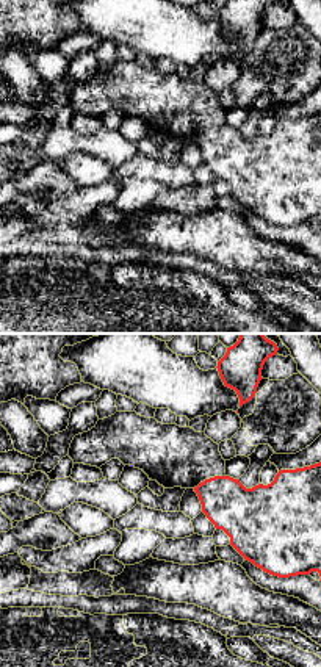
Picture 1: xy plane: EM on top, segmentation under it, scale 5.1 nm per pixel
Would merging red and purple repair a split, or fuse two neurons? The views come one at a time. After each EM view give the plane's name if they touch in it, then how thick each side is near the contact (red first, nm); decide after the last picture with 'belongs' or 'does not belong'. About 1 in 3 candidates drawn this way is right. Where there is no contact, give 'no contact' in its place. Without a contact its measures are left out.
no contact

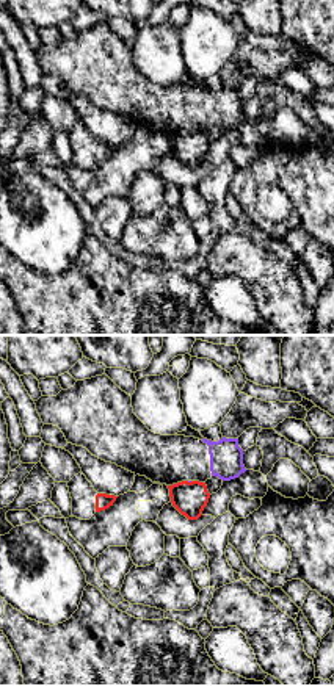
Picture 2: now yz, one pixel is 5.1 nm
yz | 170/20 nm

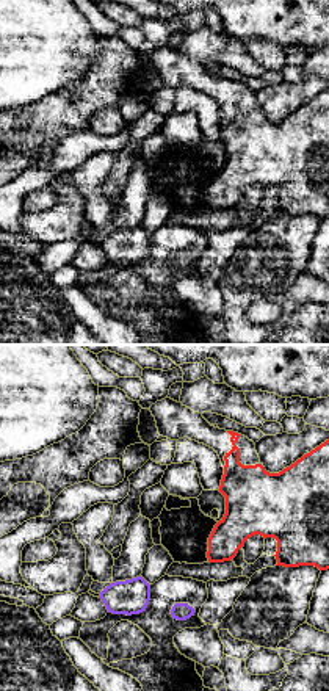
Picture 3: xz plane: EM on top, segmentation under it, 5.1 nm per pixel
no contact

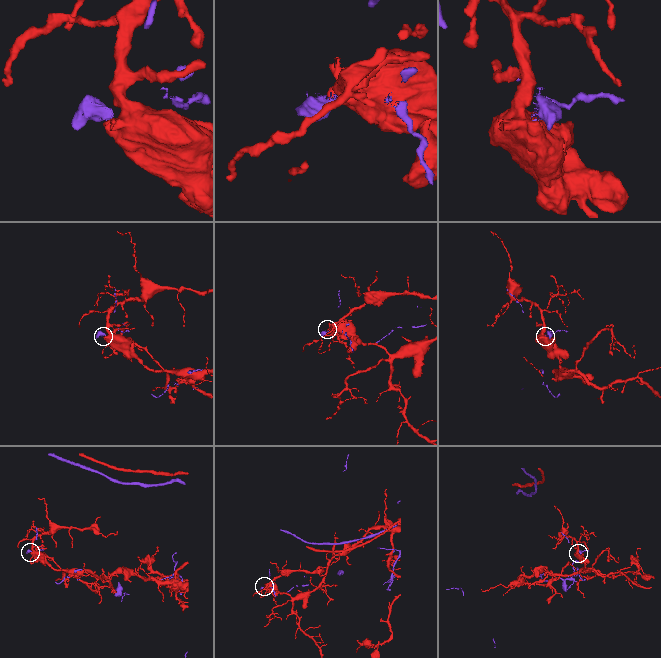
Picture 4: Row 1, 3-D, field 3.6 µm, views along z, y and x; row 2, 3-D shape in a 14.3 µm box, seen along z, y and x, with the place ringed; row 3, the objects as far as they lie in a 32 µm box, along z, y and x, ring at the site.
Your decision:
does not belong

